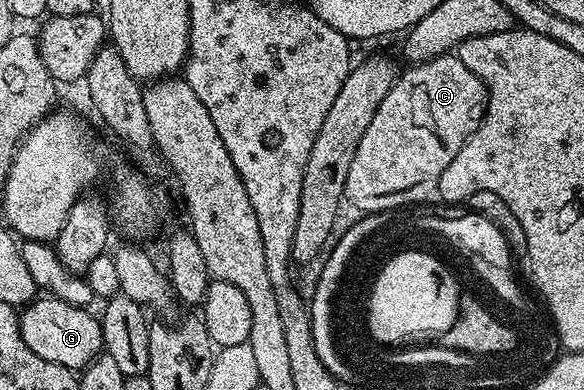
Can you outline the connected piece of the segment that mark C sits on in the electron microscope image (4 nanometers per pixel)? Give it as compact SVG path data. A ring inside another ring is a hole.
M446 55L436 57L430 61L422 61L409 67L409 70L402 72L397 80L393 82L391 91L387 91L387 96L383 99L383 103L379 103L379 111L375 111L375 116L371 119L371 124L367 126L367 131L363 131L363 139L359 139L359 147L355 147L355 159L351 159L351 167L347 170L347 183L345 184L344 200L349 201L360 212L365 215L381 215L384 209L397 209L400 205L408 205L413 207L426 199L432 198L437 191L437 184L443 175L443 171L447 171L447 163L451 163L451 159L455 159L455 155L459 155L459 151L463 147L463 143L467 143L467 139L480 127L481 122L485 120L485 109L489 105L489 93L485 90L485 85L475 75L475 71L471 71L471 67L466 67L456 55Z

